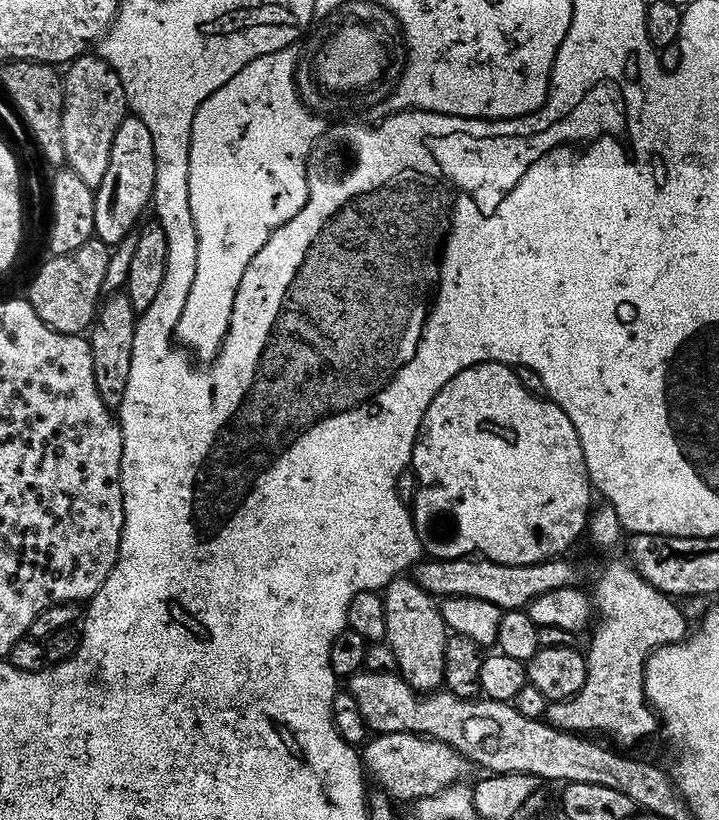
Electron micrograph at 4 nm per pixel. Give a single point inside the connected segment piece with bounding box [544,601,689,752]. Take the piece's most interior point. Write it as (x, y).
(613, 702)

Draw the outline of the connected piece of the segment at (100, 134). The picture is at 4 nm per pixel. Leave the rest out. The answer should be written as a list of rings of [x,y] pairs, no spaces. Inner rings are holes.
[[[81,58],[67,69],[68,77],[62,80],[62,111],[60,114],[60,139],[64,145],[64,158],[67,167],[82,178],[82,182],[89,184],[94,190],[104,187],[104,179],[110,170],[110,158],[114,150],[114,138],[118,138],[118,130],[122,126],[124,117],[130,112],[130,92],[124,89],[125,77],[108,63],[107,59],[88,60]]]

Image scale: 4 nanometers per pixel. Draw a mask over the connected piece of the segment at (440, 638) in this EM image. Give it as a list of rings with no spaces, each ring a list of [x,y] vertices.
[[[415,579],[395,580],[387,585],[383,593],[384,617],[388,627],[386,640],[392,643],[395,667],[418,694],[439,693],[445,687],[444,660],[447,658],[450,630],[444,625],[444,616],[436,605],[439,603]]]

